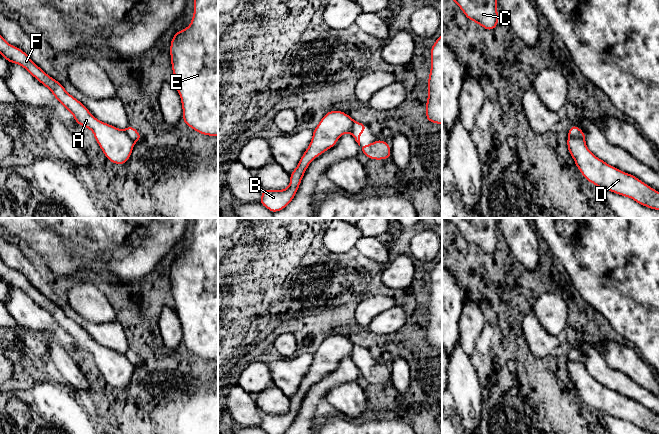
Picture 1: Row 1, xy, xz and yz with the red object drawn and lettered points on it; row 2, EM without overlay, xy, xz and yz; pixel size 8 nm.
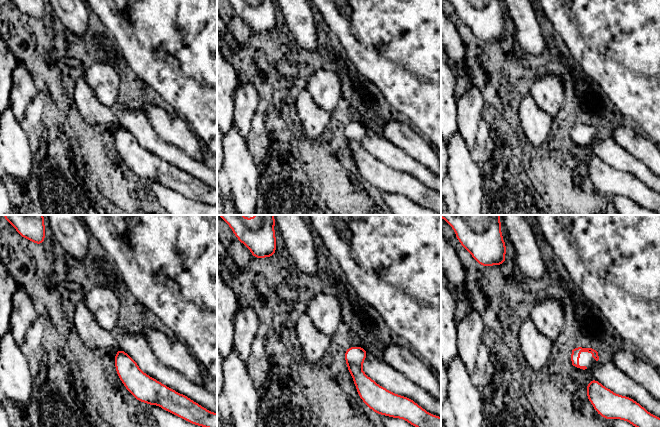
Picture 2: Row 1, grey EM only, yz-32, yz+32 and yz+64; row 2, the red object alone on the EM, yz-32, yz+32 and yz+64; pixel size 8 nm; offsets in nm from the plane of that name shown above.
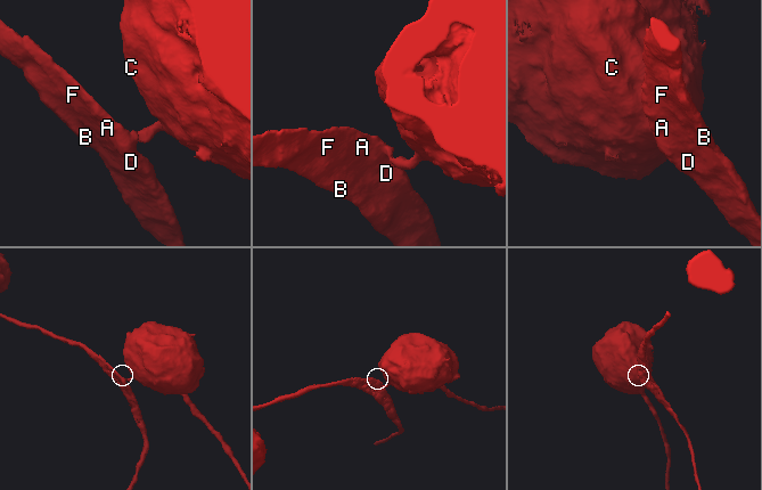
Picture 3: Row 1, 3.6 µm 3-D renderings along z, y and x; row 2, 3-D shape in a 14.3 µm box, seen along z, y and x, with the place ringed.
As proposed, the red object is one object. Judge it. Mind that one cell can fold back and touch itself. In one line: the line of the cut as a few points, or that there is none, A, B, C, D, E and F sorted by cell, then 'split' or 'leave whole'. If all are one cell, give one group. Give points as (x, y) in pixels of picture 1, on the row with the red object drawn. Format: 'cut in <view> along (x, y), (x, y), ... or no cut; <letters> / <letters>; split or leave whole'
cut in yz along (568, 134), (581, 138), (584, 141); A B D F / C E; split

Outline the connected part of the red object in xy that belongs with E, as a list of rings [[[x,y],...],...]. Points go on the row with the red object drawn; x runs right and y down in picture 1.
[[[194,0],[190,25],[175,32],[170,43],[175,87],[181,98],[184,123],[202,135],[218,137],[218,0]]]

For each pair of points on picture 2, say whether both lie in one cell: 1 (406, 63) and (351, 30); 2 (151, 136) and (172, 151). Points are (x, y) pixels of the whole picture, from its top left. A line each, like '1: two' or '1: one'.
1: one
2: one

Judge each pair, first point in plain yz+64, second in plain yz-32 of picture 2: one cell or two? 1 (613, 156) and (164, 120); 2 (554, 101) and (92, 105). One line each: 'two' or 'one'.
1: two
2: two

